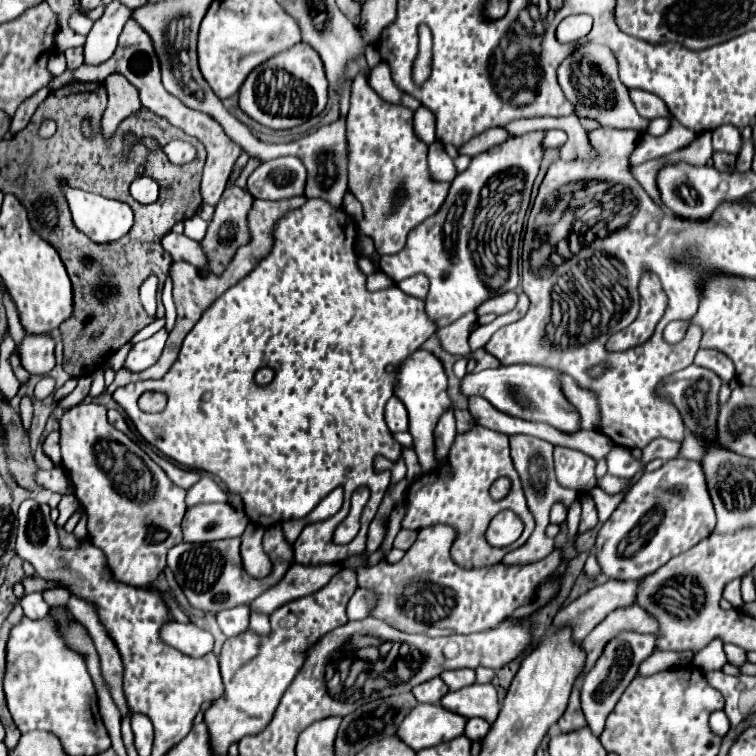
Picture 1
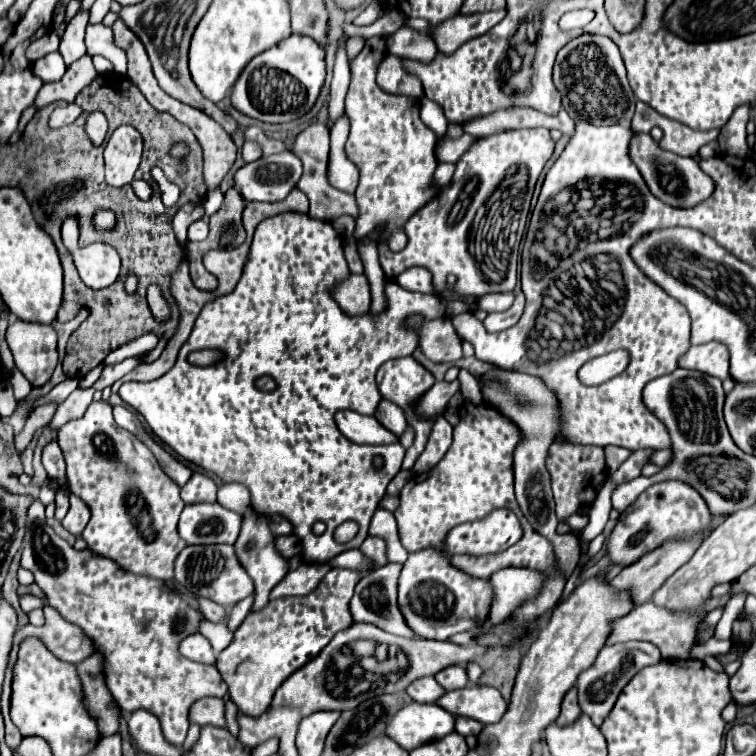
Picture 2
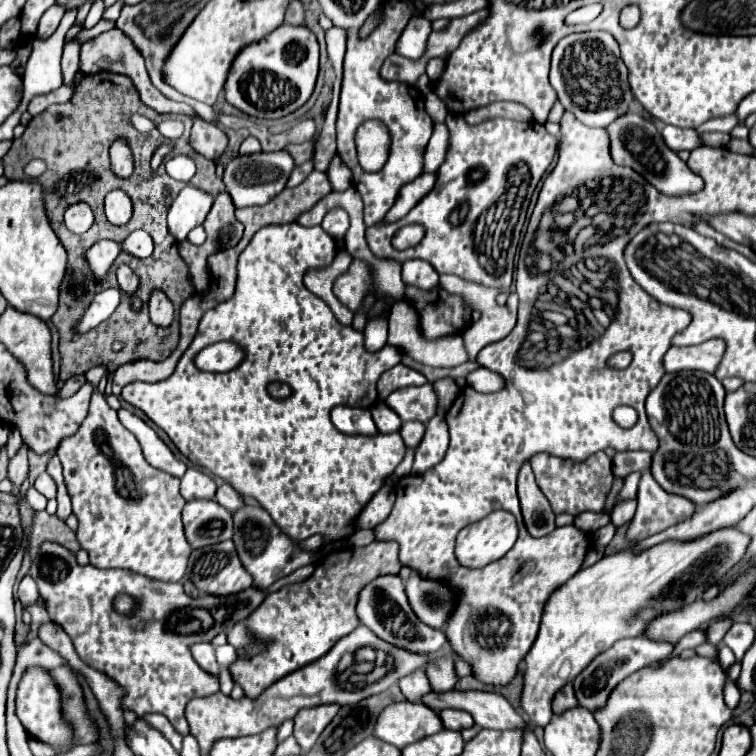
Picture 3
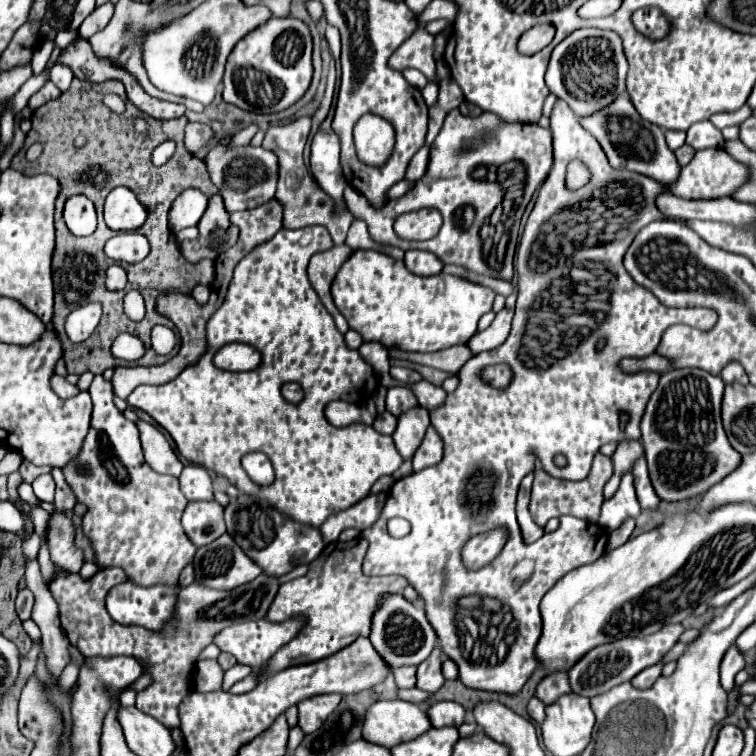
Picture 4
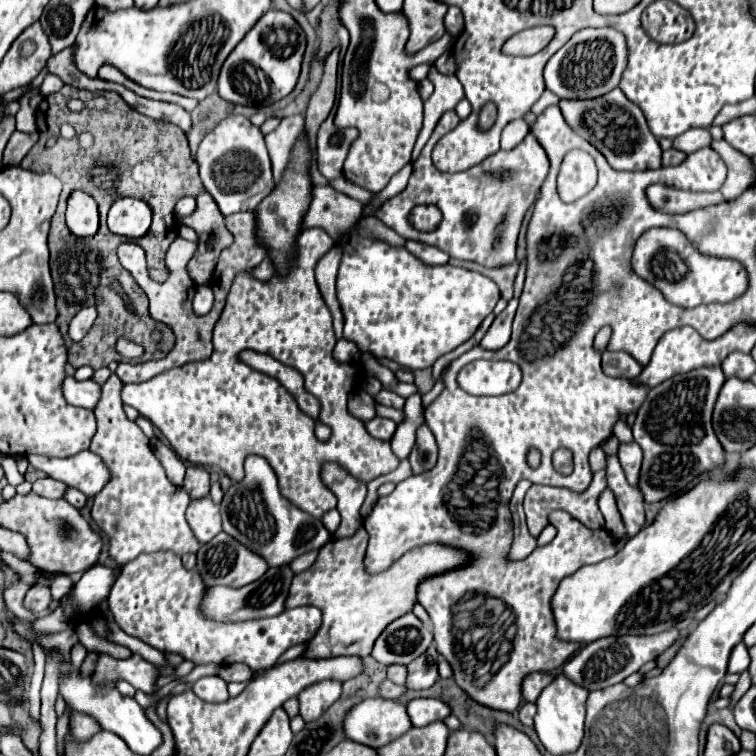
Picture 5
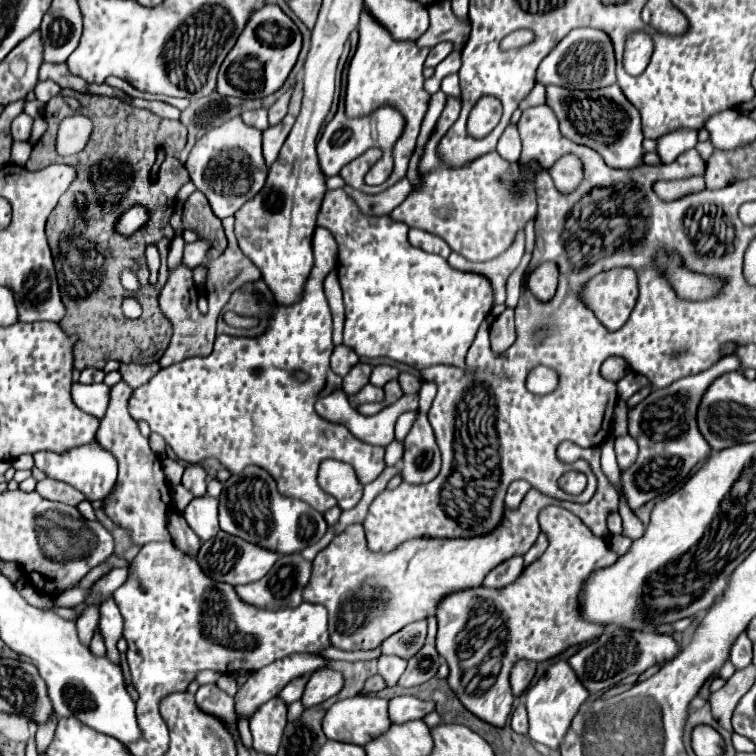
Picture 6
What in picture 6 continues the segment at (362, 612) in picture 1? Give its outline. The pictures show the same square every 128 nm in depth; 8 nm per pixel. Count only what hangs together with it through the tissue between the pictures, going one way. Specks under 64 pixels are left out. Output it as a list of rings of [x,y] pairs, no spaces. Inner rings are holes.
[[[412,622],[408,626],[404,626],[400,632],[388,636],[388,640],[384,640],[380,644],[380,650],[384,656],[400,656],[404,660],[412,658],[424,644],[426,640],[426,622]]]

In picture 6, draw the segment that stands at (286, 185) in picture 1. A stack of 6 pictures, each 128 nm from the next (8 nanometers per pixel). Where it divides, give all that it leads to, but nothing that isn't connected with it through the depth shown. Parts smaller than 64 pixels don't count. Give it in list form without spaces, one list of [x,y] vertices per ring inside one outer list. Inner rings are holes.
[[[240,116],[224,122],[212,132],[206,132],[192,148],[186,168],[194,186],[208,198],[214,214],[226,218],[236,214],[236,210],[246,204],[266,182],[268,166],[262,156],[262,132],[244,124]]]

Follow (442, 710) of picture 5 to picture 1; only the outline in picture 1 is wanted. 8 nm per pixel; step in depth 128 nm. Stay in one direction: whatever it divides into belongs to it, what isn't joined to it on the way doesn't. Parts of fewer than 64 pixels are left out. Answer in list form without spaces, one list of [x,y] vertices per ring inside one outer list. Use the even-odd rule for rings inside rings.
[[[470,718],[470,720],[466,722],[464,734],[466,734],[470,740],[480,742],[480,740],[488,734],[488,730],[490,730],[490,722],[486,722],[484,718]]]

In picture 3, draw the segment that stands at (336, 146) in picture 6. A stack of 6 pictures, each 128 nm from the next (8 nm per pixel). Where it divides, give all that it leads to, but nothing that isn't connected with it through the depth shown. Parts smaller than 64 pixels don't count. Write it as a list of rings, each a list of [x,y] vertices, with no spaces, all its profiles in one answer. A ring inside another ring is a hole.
[[[324,126],[318,140],[316,140],[316,150],[314,150],[314,166],[320,172],[326,172],[330,158],[336,152],[336,128],[334,126]],[[340,208],[330,210],[330,212],[326,214],[324,222],[322,222],[322,228],[324,228],[332,238],[336,238],[336,240],[340,240],[340,242],[344,242],[344,236],[346,236],[346,232],[348,232],[348,226],[350,226],[348,214],[346,214],[344,210],[340,210]]]

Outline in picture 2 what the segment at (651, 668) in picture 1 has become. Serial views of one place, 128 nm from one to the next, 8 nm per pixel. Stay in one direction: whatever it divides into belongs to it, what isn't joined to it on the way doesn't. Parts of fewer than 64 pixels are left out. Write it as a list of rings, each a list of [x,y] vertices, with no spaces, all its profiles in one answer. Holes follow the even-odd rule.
[[[710,638],[710,640],[706,640],[706,642],[696,642],[696,644],[690,648],[690,658],[726,654],[726,652],[730,652],[730,648],[732,648],[732,642],[730,642],[730,640]]]

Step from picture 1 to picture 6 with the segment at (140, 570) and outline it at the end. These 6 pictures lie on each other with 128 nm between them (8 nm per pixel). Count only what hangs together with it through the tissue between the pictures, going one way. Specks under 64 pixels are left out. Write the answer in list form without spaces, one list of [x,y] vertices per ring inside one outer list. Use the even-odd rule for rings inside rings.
[[[118,382],[110,388],[110,402],[96,434],[96,442],[104,450],[112,452],[120,468],[112,492],[102,500],[102,508],[114,524],[130,532],[130,540],[138,546],[144,546],[148,542],[172,542],[172,536],[168,536],[168,514],[174,508],[170,486],[164,480],[164,470],[158,454],[152,452],[148,438],[140,434],[136,420],[128,414],[130,392],[132,388],[126,382]]]

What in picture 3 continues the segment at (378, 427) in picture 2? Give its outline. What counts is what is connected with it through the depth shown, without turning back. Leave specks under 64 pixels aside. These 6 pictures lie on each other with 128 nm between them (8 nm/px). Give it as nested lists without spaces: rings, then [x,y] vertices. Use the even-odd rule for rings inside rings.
[[[340,405],[332,408],[330,418],[332,418],[332,424],[342,434],[352,434],[352,436],[376,436],[378,434],[378,428],[374,424],[369,409]]]

